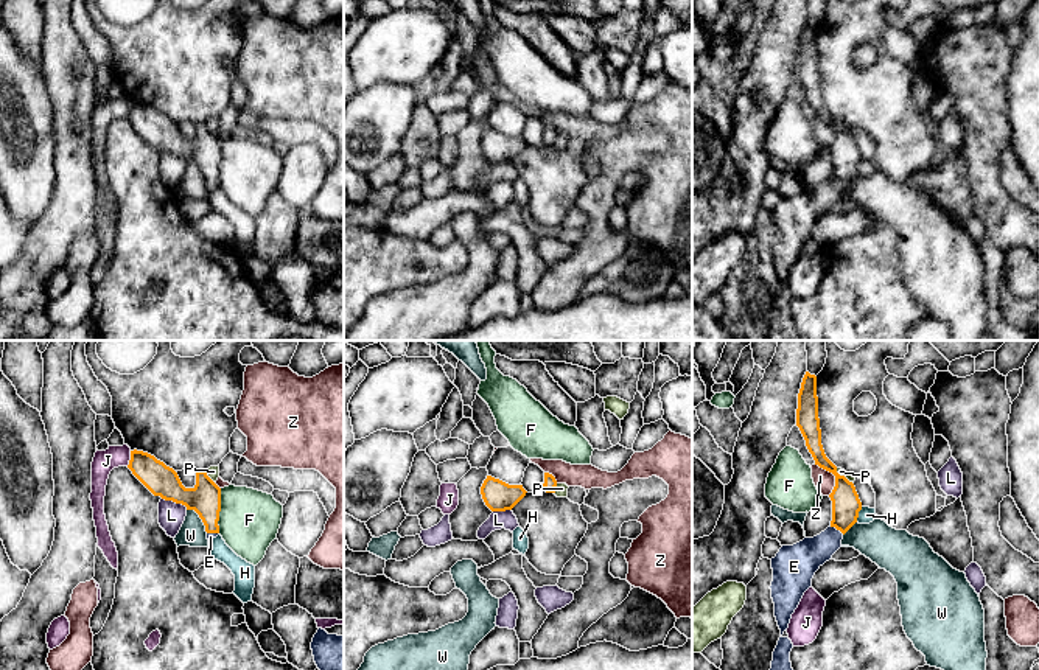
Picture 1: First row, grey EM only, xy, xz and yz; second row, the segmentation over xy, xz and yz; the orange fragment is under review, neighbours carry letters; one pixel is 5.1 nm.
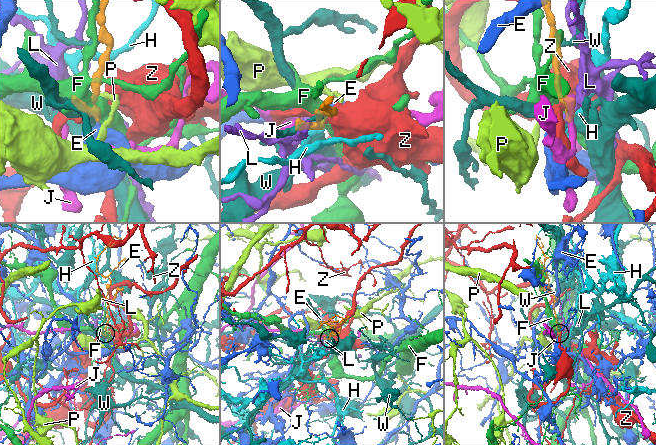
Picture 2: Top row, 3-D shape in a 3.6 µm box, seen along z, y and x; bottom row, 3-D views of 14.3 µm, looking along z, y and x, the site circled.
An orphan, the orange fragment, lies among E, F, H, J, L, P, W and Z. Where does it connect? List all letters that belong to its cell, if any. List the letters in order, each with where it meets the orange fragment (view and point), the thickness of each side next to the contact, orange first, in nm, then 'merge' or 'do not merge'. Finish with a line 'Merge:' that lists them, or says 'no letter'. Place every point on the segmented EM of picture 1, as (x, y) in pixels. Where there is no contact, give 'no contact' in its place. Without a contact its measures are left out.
E: meets orange in yz at (837, 529); 140 nm thick on the orange side, 190 nm on the other; merge
F: meets orange in xy at (220, 510); 160 nm thick on the orange side, 320 nm on the other; do not merge
H: meets orange in yz at (857, 515); 140 nm thick on the orange side, 90 nm on the other; do not merge
J: meets orange in xy at (131, 459); 160 nm thick on the orange side, 110 nm on the other; do not merge
L: meets orange in xy at (174, 501); 160 nm thick on the orange side, 140 nm on the other; do not merge
P: meets orange in xy at (209, 478); 160 nm thick on the orange side, 60 nm on the other; do not merge
W: meets orange in xy at (199, 516); 160 nm thick on the orange side, 130 nm on the other; do not merge
Z: meets orange in yz at (834, 474); 140 nm thick on the orange side, 110 nm on the other; do not merge
Merge: E

